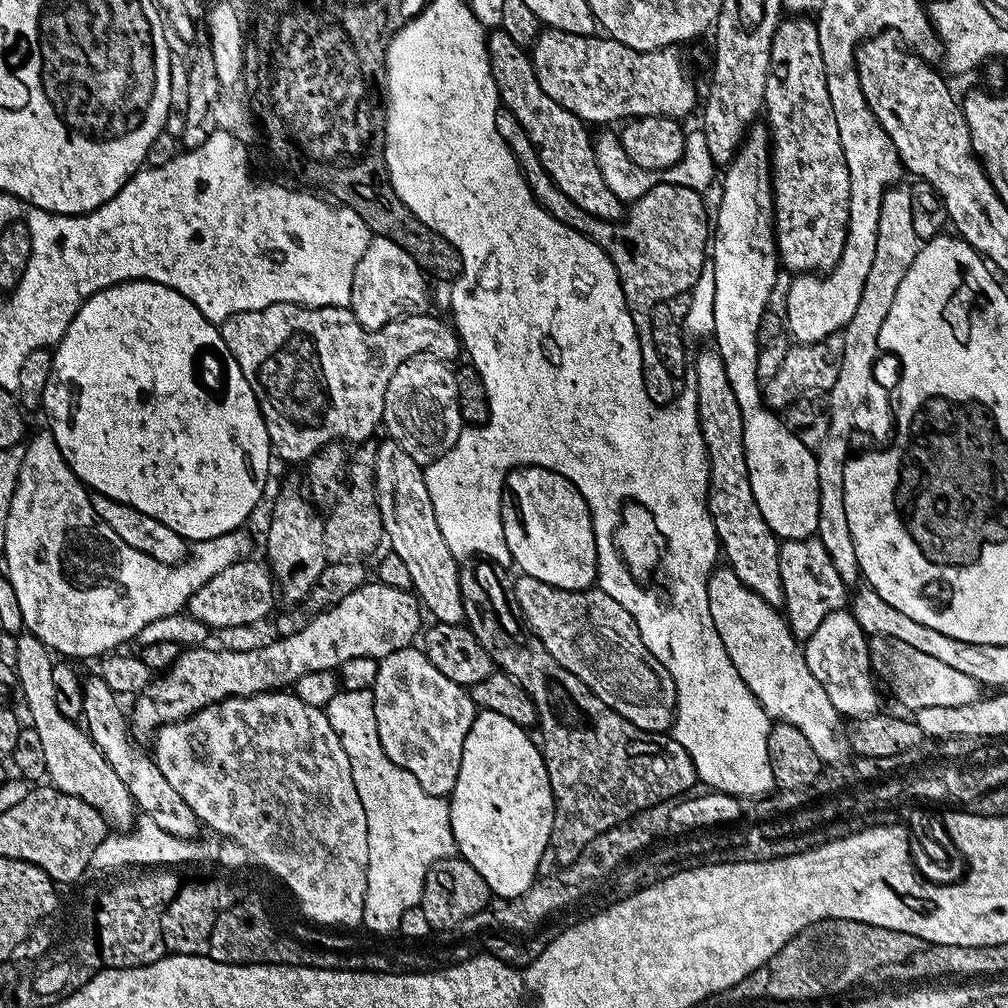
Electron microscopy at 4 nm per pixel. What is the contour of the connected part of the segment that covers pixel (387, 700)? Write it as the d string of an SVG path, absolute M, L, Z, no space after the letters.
M409 646L377 663L376 683L370 691L374 698L379 738L386 754L400 768L414 774L422 790L432 796L447 797L454 790L454 782L458 782L458 768L462 766L462 748L478 711L469 689L465 685L450 682L450 678L446 678L446 674L442 674L442 670L438 670L438 666L430 662L423 650Z

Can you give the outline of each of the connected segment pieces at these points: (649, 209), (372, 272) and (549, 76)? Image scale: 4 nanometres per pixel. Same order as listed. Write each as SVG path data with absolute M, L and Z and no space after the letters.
M507 110L497 111L494 126L520 164L522 174L526 178L530 190L536 196L536 201L554 218L558 218L558 222L570 226L575 232L583 232L596 245L604 249L604 253L610 258L610 262L618 274L622 294L626 298L626 306L630 310L630 318L637 330L645 327L646 317L652 313L654 306L675 301L675 296L680 296L683 292L691 293L695 289L698 278L706 266L706 257L710 252L710 212L704 209L704 196L699 191L679 182L674 184L657 182L652 185L648 193L630 204L623 218L615 222L597 220L595 216L588 216L586 210L582 210L582 206L570 202L570 198L566 198L566 194L562 194L562 190L558 190L556 183L548 177L544 167L540 165L536 147L530 142L526 130L522 130L522 126L518 122L518 118L514 118L514 114L510 114Z
M373 235L366 246L366 254L358 258L358 266L354 270L352 283L351 310L354 318L366 329L389 327L399 316L404 316L408 308L416 312L424 312L428 308L428 284L426 273L398 246L398 242L390 242L390 238Z
M557 28L541 31L530 48L538 86L558 106L592 126L637 116L685 118L690 115L696 104L696 88L676 52L679 51L672 48L635 52L600 34L579 36Z

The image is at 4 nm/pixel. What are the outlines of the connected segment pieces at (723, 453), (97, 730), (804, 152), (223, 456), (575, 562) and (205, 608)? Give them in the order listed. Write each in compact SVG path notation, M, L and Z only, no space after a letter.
M714 350L708 352L695 353L694 356L694 372L696 368L696 393L694 399L696 401L696 409L698 410L698 418L700 419L700 433L704 439L704 445L708 451L708 513L712 515L712 521L716 527L716 538L719 547L722 549L727 563L732 567L734 572L738 574L738 578L742 578L742 582L746 586L750 586L750 590L754 590L754 594L758 594L766 602L777 606L783 605L784 590L782 588L782 574L780 573L780 545L781 541L770 530L770 526L766 526L766 518L762 518L762 510L758 510L758 502L754 502L754 490L750 490L750 474L746 470L746 450L744 449L744 423L742 422L742 410L738 410L738 398L734 398L734 390L730 386L730 378L726 376L726 366L722 364L722 358Z
M92 674L89 680L87 677L83 685L83 727L96 749L106 758L106 762L110 762L114 774L122 778L122 782L132 796L133 805L143 815L158 822L158 826L162 826L162 830L166 830L168 834L185 838L195 837L198 827L196 815L190 810L190 806L186 806L186 802L182 802L182 794L178 794L178 790L174 790L174 786L166 782L166 777L163 776L162 770L158 770L155 759L149 753L147 756L146 753L136 749L136 744L132 741L130 720L126 715L126 708L119 704L121 701L118 699L118 694L110 690L110 686L106 686L106 682L99 674Z
M792 14L781 19L774 34L770 50L770 74L766 78L763 115L768 115L766 127L770 133L770 171L772 173L772 191L774 193L774 223L778 259L792 274L823 274L838 262L848 237L848 215L850 214L850 170L846 170L846 154L842 154L842 138L838 138L838 122L834 118L834 106L830 102L830 90L826 90L826 74L822 66L822 46L818 46L818 30L815 19L804 14Z
M125 280L123 284L103 288L87 297L84 305L74 314L66 334L55 345L52 352L52 375L54 382L46 386L42 401L43 411L48 411L52 419L52 437L54 442L58 442L58 450L62 450L62 458L66 458L73 474L95 495L134 506L134 510L142 510L142 514L150 514L150 518L166 522L170 530L189 542L218 538L227 532L237 531L243 525L240 523L255 510L264 492L264 483L268 480L268 463L274 460L260 404L254 390L250 390L250 382L246 382L242 374L242 366L238 366L234 354L226 350L226 342L222 342L219 327L208 321L202 310L190 302L190 298L178 294L178 290L170 290L170 286L162 286L153 280Z
M521 466L512 469L504 479L504 502L501 504L502 526L506 534L506 546L512 555L512 564L520 567L526 576L538 578L562 590L583 592L597 583L596 574L596 535L592 525L592 515L580 491L562 474L553 468Z
M252 559L239 560L236 564L226 566L226 570L214 574L214 578L210 578L210 582L206 582L206 586L199 588L188 600L188 615L198 618L212 630L244 628L247 624L256 624L259 620L266 619L268 615L271 617L272 607L278 601L276 581L271 567L263 559Z

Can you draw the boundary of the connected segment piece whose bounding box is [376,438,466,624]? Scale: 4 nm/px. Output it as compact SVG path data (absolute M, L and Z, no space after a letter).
M391 438L381 439L376 445L376 497L378 510L382 514L382 526L386 537L387 547L391 552L406 562L410 570L412 588L421 605L436 615L435 619L441 624L464 624L464 598L460 589L460 564L446 546L446 538L442 538L442 530L438 526L438 518L434 514L434 502L430 502L430 490L426 490L424 468L398 446L398 442Z

